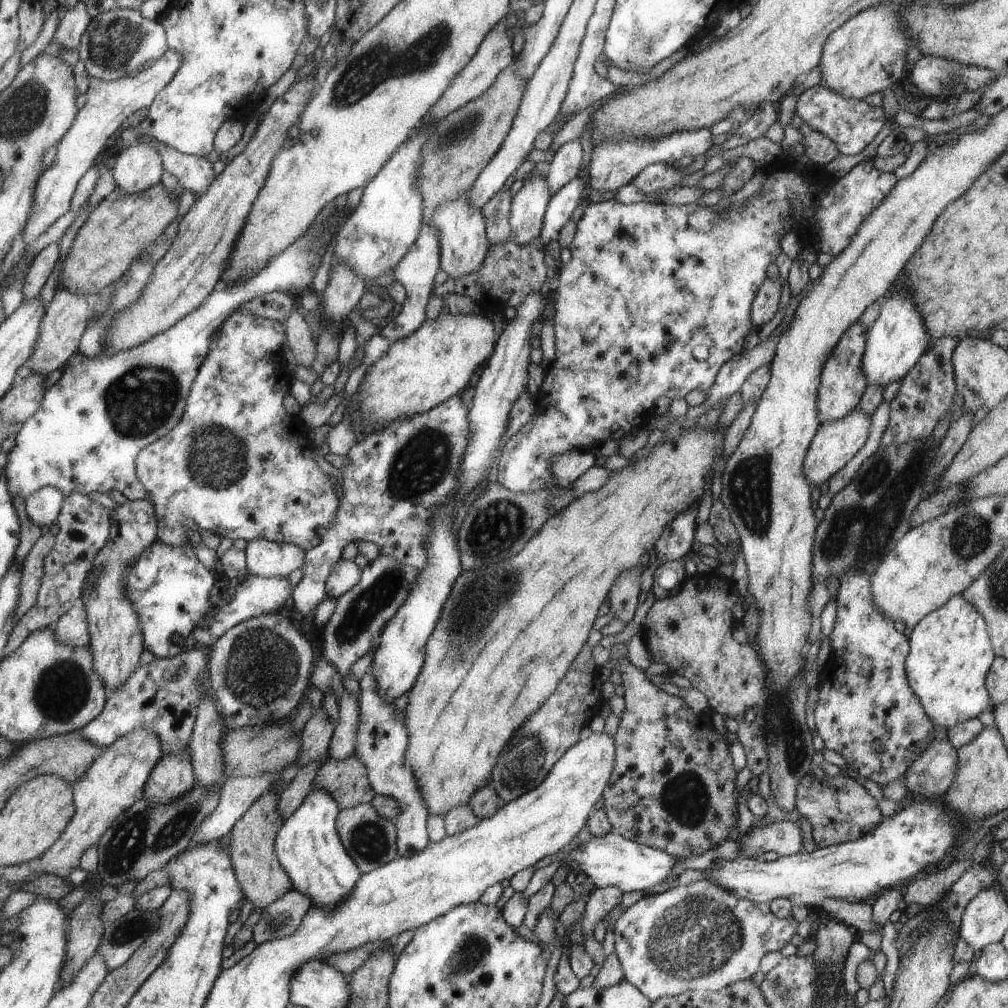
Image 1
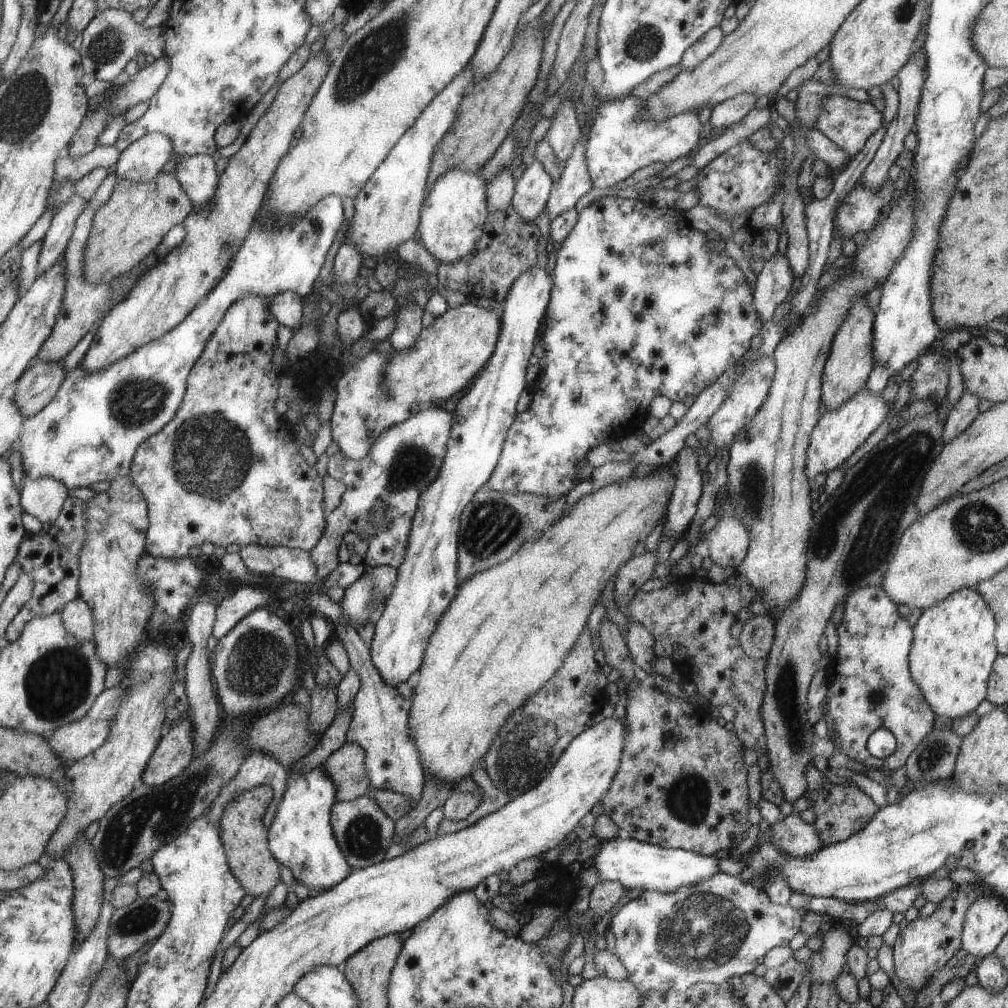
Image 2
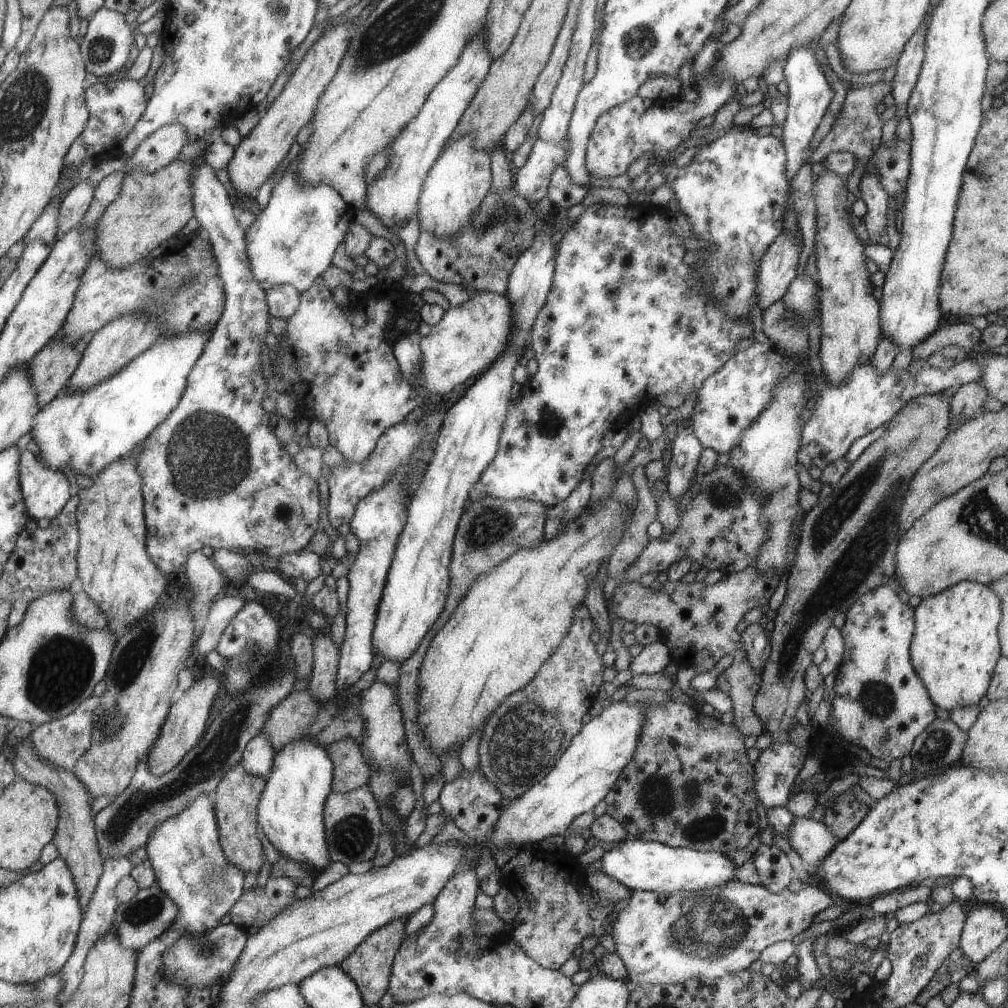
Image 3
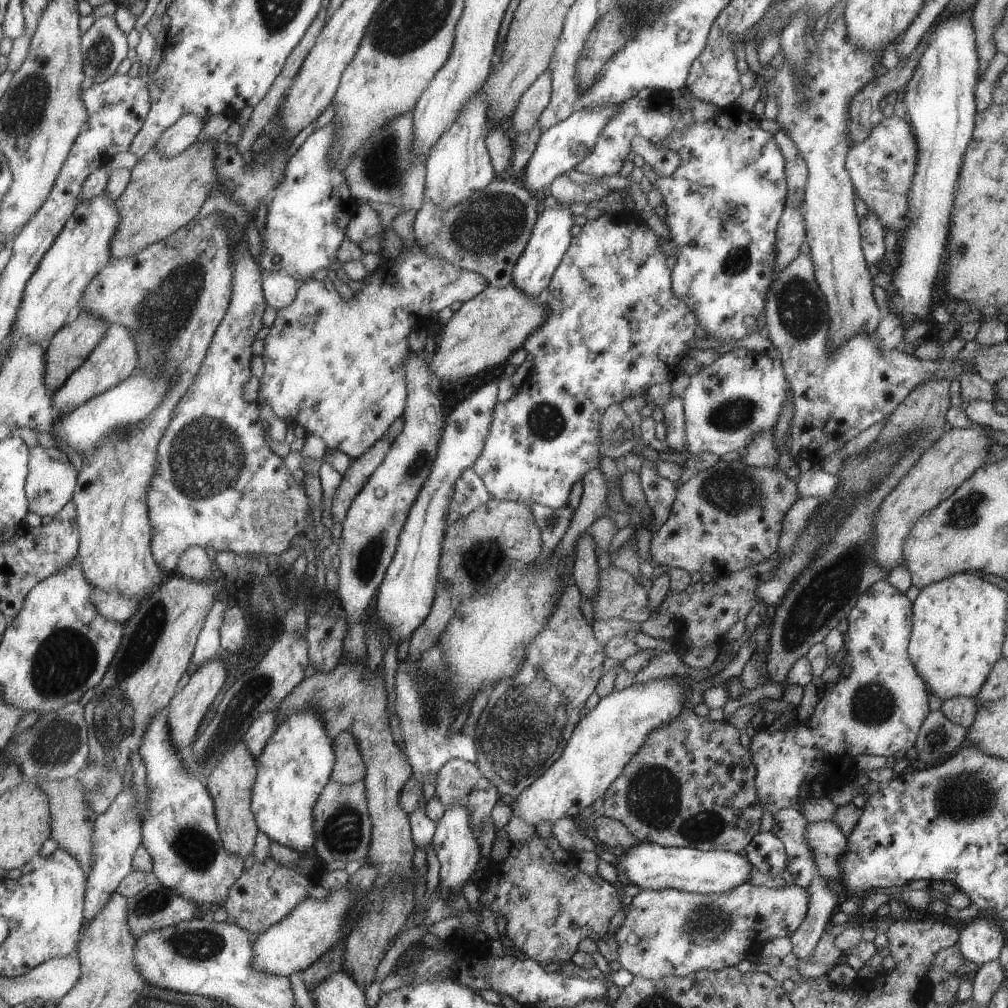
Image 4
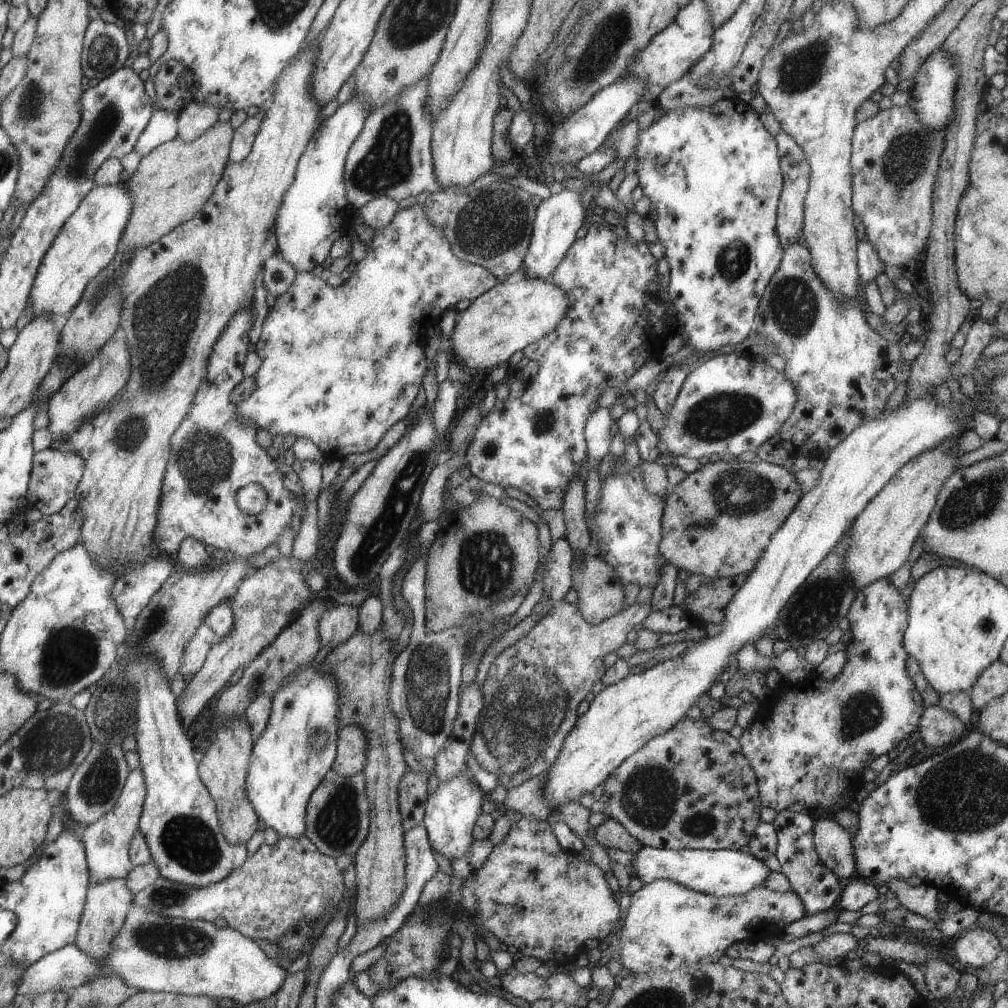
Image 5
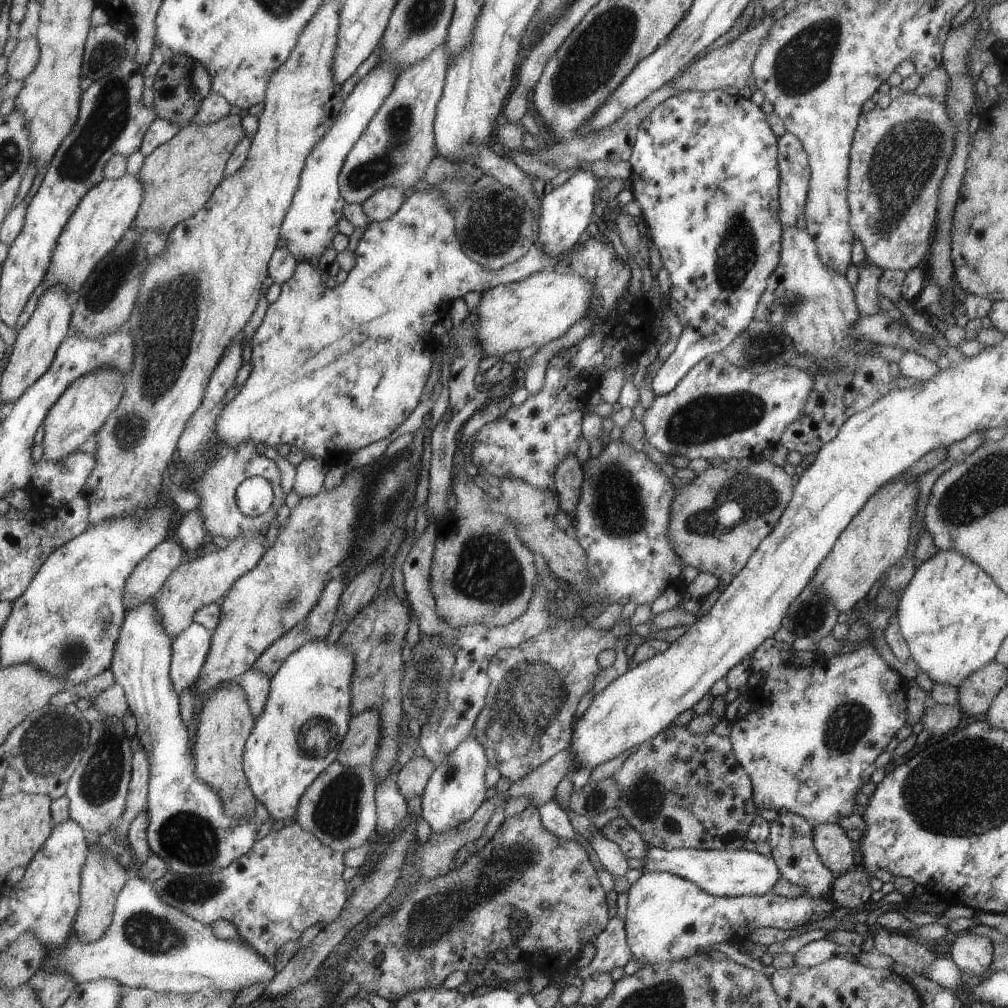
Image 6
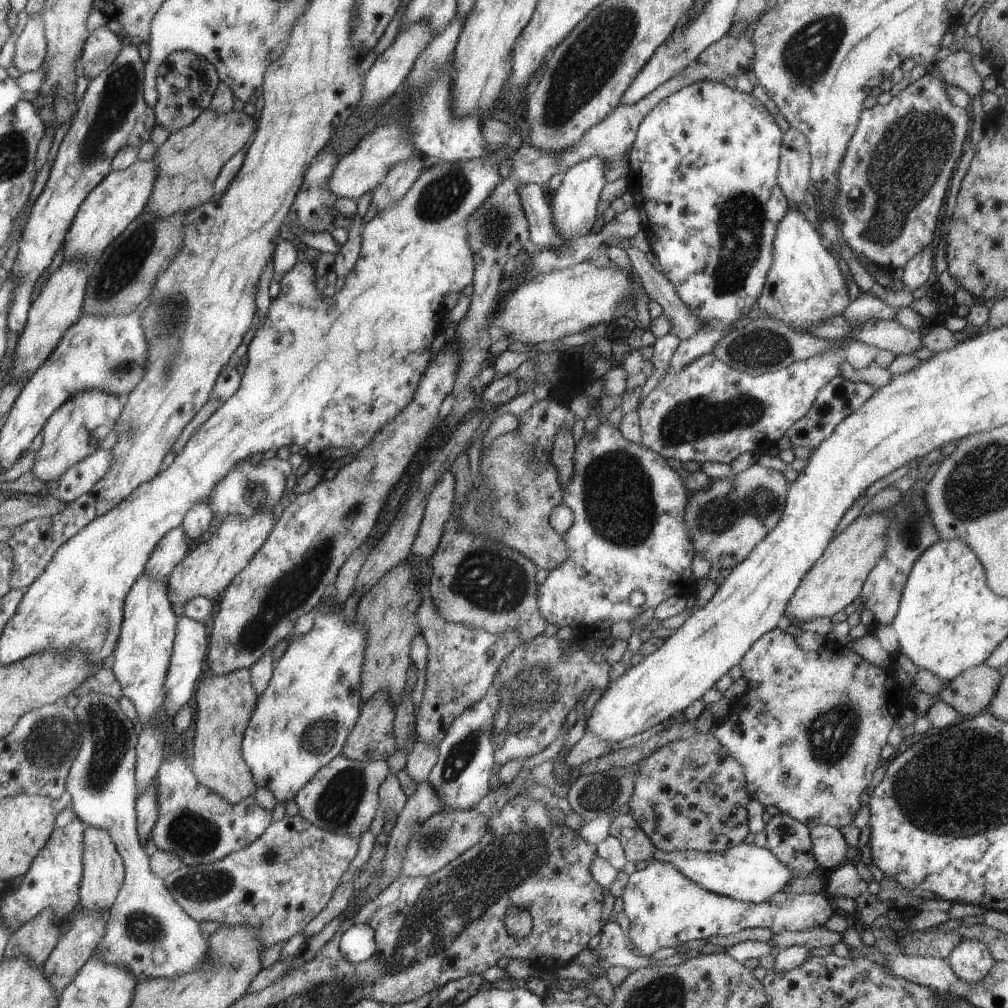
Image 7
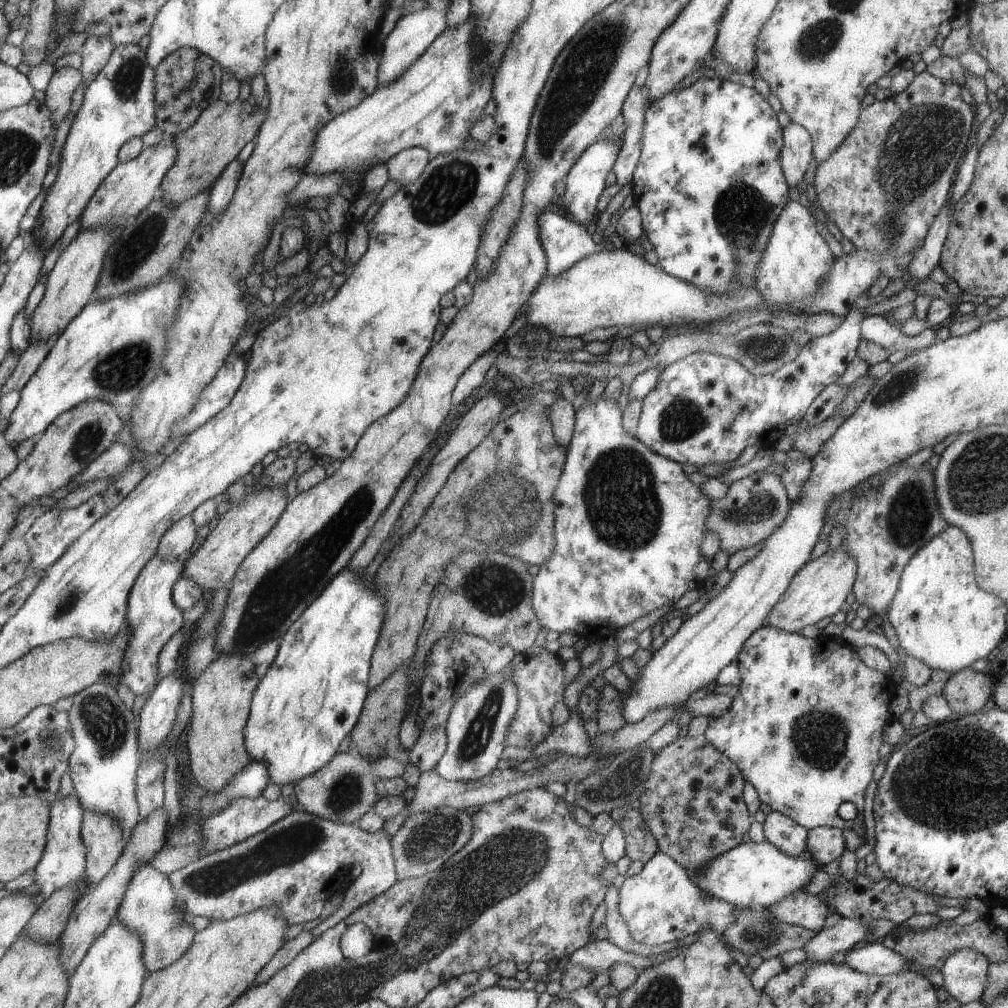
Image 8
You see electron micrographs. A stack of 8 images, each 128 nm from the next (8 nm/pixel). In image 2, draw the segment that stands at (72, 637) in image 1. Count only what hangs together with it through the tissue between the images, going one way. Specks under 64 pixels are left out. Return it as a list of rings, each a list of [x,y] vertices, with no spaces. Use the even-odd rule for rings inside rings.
[[[79,596],[70,601],[60,613],[68,634],[82,641],[93,640],[96,624],[94,624],[94,614],[85,599]]]

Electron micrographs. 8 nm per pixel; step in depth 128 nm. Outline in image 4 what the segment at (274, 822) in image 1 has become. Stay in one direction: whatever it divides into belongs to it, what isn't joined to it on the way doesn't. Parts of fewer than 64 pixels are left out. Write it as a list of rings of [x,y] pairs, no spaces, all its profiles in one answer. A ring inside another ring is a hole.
[[[243,741],[236,743],[214,767],[206,782],[209,793],[216,803],[217,826],[220,828],[221,841],[230,854],[246,858],[258,836],[256,816],[252,814],[251,792],[257,780],[257,763]]]

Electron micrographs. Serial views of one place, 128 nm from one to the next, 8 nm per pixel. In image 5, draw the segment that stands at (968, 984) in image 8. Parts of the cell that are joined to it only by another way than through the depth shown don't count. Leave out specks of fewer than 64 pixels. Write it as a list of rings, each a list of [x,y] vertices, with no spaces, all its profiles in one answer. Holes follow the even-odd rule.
[[[978,925],[964,931],[954,942],[957,960],[966,966],[988,966],[1000,954],[1001,942],[994,930]]]

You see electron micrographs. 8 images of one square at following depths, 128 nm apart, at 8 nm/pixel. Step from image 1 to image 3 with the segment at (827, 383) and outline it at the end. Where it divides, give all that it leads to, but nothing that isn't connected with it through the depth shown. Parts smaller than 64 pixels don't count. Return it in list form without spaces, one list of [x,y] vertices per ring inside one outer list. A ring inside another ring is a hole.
[[[825,168],[824,174],[818,177],[816,183],[813,184],[813,199],[815,200],[815,204],[817,206],[817,213],[816,213],[816,222],[815,226],[817,229],[817,233],[815,235],[816,240],[816,249],[814,250],[817,258],[817,268],[820,276],[816,278],[821,283],[821,298],[820,298],[820,314],[821,314],[821,337],[820,337],[820,351],[818,353],[818,358],[820,358],[820,364],[822,367],[821,376],[832,380],[834,383],[843,383],[850,374],[853,373],[853,370],[862,363],[868,363],[871,358],[874,356],[875,350],[877,349],[878,344],[883,337],[881,333],[881,326],[878,326],[878,302],[874,300],[874,296],[870,294],[872,292],[872,284],[870,284],[870,278],[868,278],[868,272],[866,272],[866,268],[864,268],[864,244],[862,242],[858,242],[856,240],[856,236],[854,236],[854,232],[852,232],[852,226],[850,226],[850,222],[846,220],[846,208],[844,208],[844,204],[846,204],[847,200],[852,199],[850,192],[848,190],[846,184],[846,177],[842,175],[837,175],[836,173],[830,171],[829,169]]]

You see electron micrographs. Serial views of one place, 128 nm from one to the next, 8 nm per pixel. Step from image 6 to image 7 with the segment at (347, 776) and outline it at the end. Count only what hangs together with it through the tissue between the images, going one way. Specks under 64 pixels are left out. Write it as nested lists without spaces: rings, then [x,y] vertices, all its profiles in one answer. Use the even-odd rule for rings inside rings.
[[[340,754],[316,774],[298,791],[293,799],[298,815],[314,826],[337,835],[360,838],[376,816],[379,806],[379,790],[385,778],[392,773],[386,761],[358,762]]]

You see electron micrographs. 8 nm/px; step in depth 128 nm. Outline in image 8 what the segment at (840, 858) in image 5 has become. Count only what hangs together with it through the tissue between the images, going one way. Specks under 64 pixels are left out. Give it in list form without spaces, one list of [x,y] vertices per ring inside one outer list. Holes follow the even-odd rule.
[[[817,827],[807,834],[807,855],[823,866],[844,854],[844,837],[842,829],[836,827]]]

